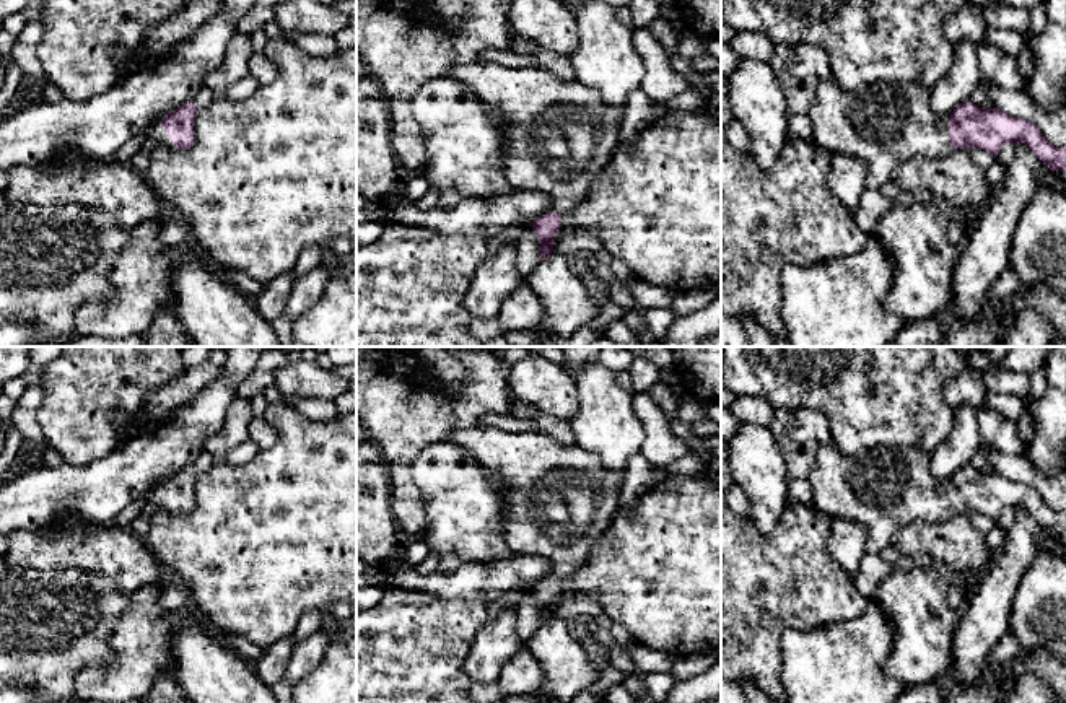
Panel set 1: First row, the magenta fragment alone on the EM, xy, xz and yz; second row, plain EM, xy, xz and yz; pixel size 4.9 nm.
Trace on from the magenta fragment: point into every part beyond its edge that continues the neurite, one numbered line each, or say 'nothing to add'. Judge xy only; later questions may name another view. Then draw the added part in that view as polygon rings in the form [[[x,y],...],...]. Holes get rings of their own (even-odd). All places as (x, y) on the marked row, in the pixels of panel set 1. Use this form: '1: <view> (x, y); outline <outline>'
1: xy (205, 96); outline [[[203,86],[194,99],[195,109],[197,111],[202,109],[202,107],[212,104],[215,99],[216,99],[216,94]]]

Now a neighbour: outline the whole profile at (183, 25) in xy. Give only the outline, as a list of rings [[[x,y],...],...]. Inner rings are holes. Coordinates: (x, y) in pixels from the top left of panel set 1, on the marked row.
[[[195,0],[187,3],[171,18],[151,28],[145,34],[140,49],[117,49],[114,54],[116,63],[122,70],[129,70],[132,65],[140,65],[155,55],[166,54],[168,49],[192,37],[220,8],[221,2],[218,0]]]

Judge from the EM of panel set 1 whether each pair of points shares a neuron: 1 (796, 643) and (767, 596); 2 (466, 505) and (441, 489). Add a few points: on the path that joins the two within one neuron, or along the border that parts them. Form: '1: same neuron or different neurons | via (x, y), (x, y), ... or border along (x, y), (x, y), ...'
1: different neurons | border along (825, 624), (790, 628), (782, 640), (780, 668)
2: same neuron | via (459, 498), (448, 489)

